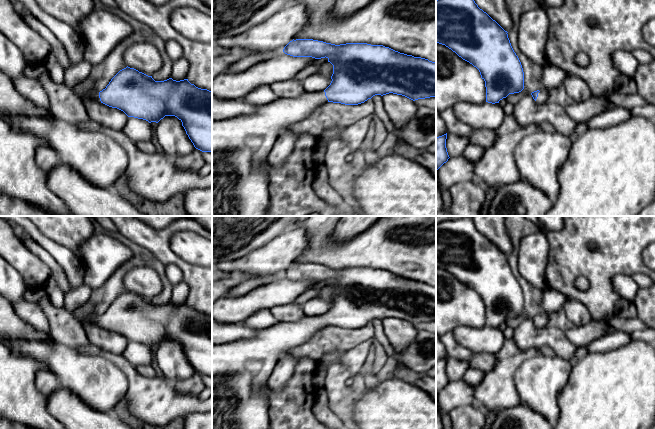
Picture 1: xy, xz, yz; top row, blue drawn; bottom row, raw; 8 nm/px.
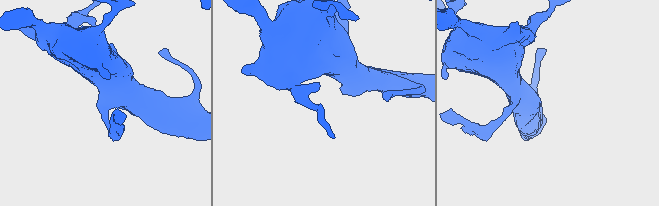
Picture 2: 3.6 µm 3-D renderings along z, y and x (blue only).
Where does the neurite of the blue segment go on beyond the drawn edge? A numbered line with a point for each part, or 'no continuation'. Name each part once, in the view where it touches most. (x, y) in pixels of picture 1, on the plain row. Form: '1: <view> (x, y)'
1: xz (240, 369)

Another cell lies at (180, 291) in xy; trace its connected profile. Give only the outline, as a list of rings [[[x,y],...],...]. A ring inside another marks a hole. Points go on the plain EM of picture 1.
[[[184,281],[173,285],[171,302],[176,305],[187,303],[188,293],[189,287]]]

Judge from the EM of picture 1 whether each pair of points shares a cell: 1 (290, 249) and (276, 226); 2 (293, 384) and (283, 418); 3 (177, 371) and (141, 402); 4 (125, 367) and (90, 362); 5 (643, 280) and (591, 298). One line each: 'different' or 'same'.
1: different
2: same
3: different
4: different
5: different

